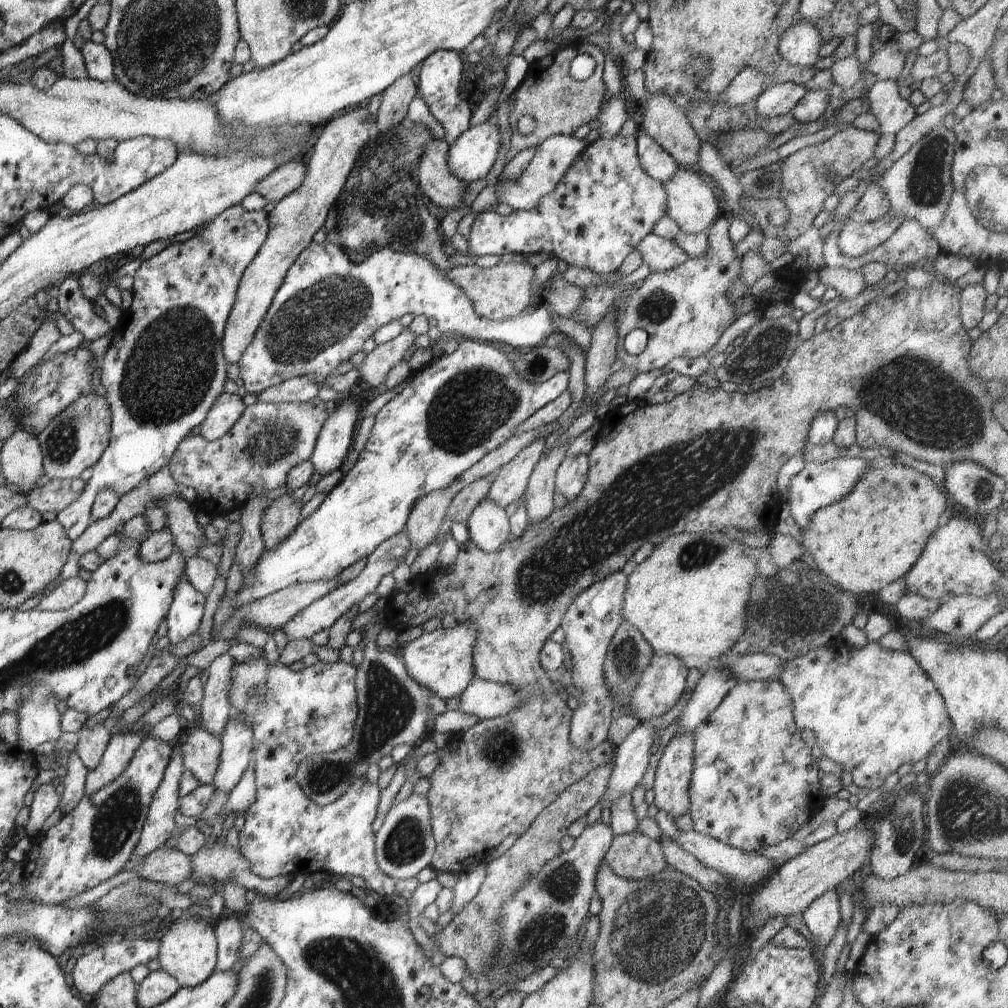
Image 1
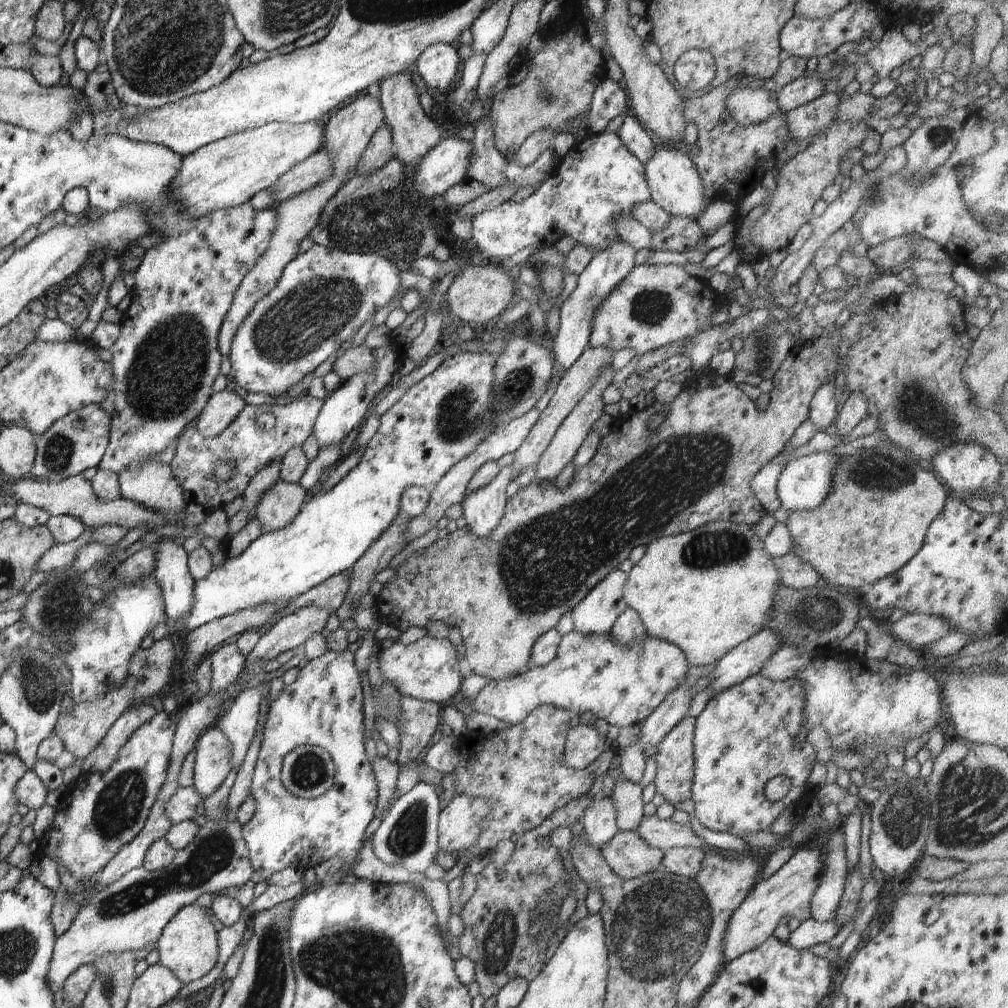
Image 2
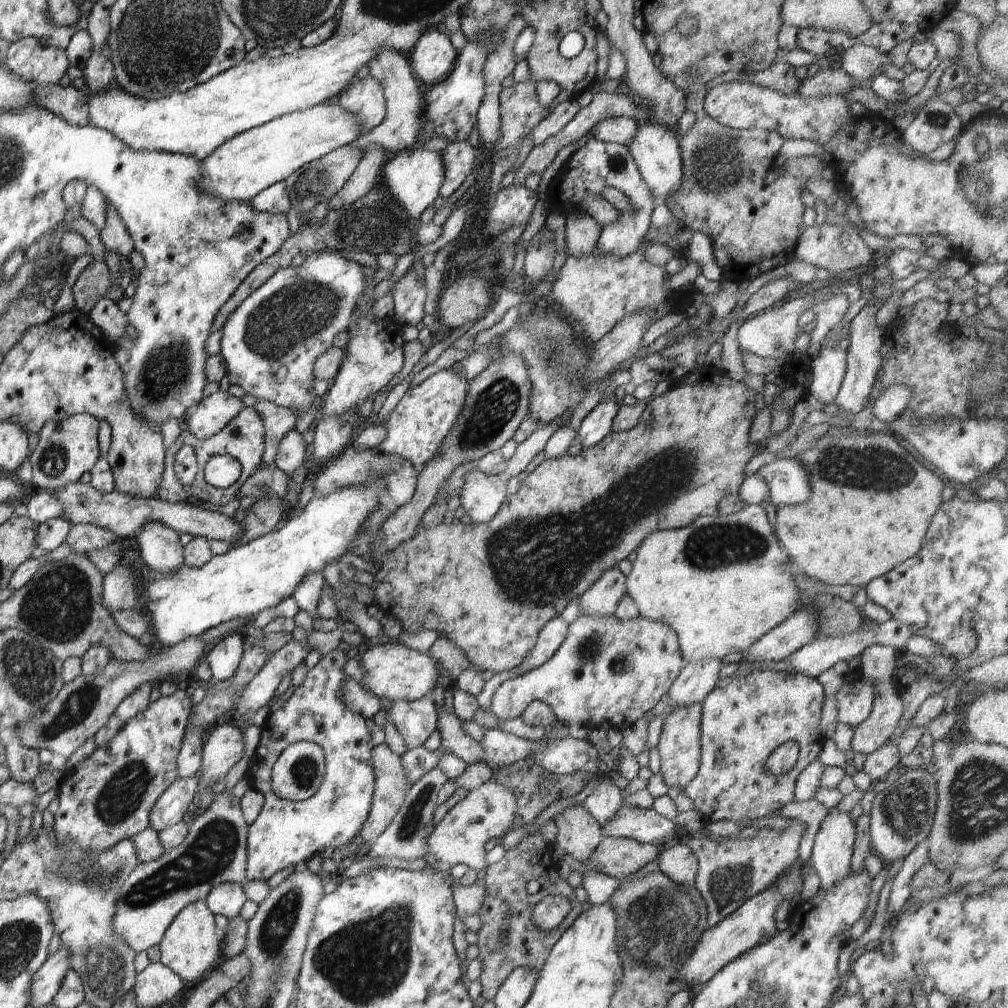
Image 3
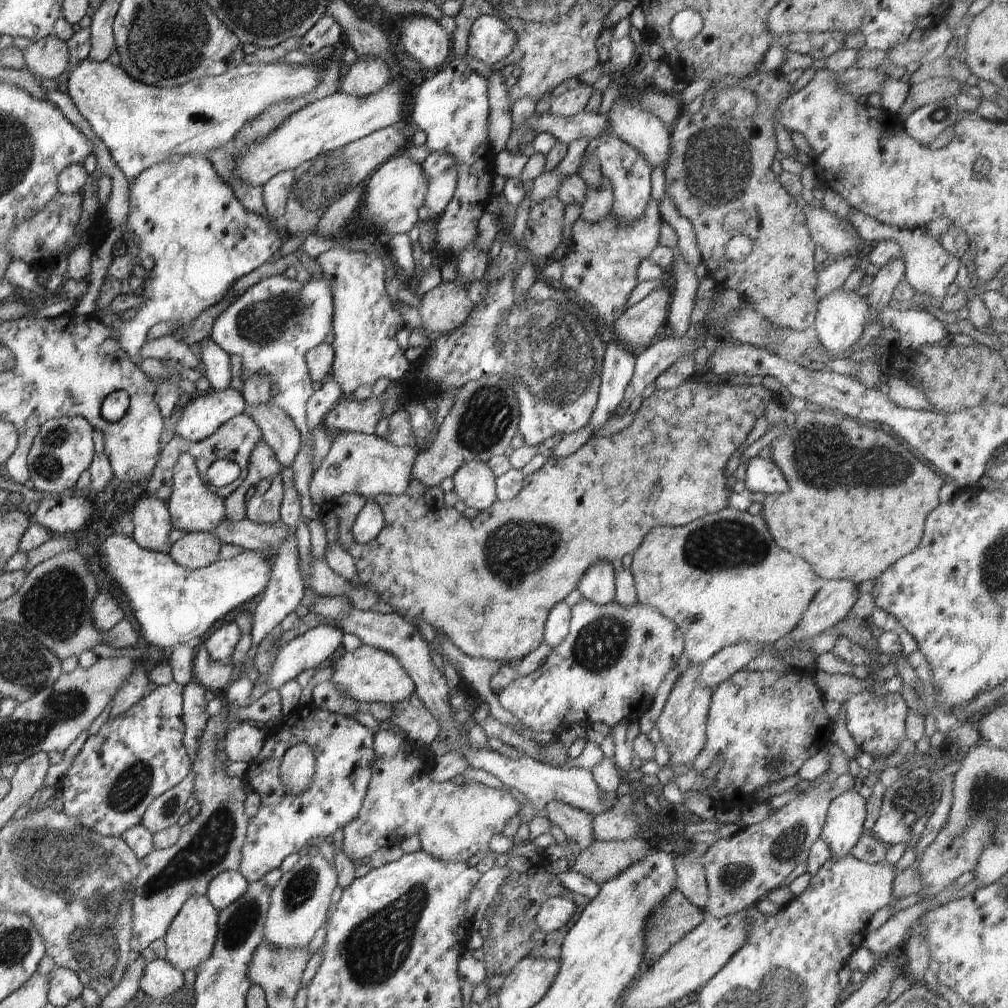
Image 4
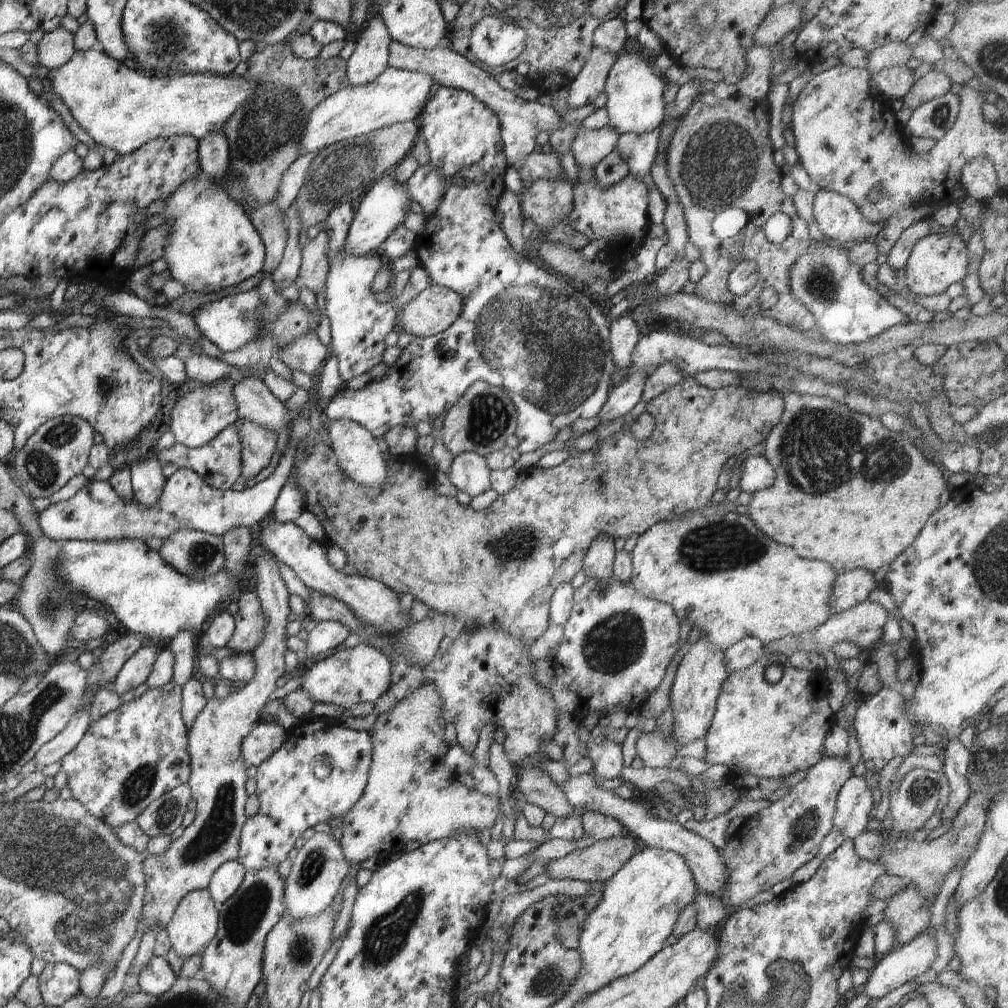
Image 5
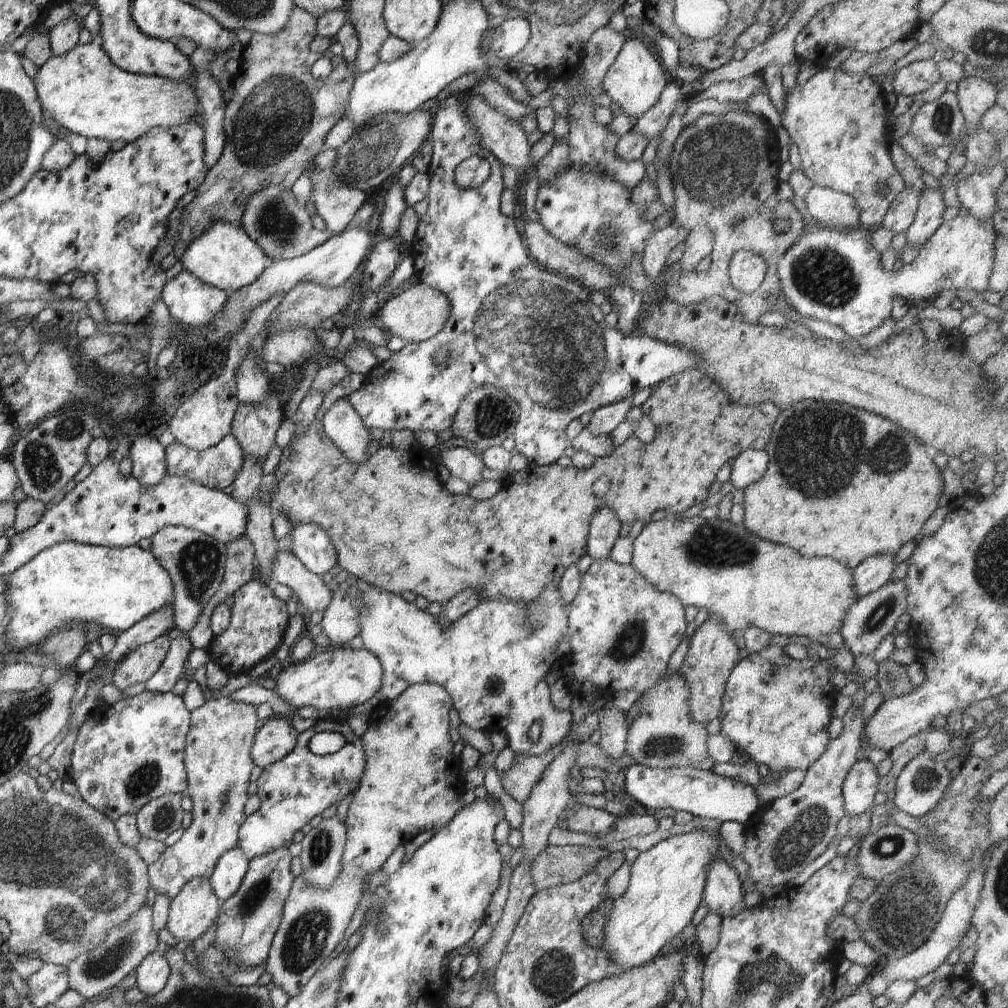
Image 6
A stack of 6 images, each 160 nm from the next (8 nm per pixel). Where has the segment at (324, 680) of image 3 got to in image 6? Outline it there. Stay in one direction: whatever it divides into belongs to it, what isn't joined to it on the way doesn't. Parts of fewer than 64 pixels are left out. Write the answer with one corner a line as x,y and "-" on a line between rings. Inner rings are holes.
335,714
323,715
310,729
299,733
294,750
278,762
265,766
257,780
258,792
255,795
261,800
260,808
245,817
238,831
238,846
246,858
250,860
290,846
295,832
302,830
331,804
342,802
348,792
356,790
356,782
359,783
364,774
365,764
363,740
352,731
346,719
-
326,731
342,734
345,745
332,754
314,754
309,749
310,739
314,734

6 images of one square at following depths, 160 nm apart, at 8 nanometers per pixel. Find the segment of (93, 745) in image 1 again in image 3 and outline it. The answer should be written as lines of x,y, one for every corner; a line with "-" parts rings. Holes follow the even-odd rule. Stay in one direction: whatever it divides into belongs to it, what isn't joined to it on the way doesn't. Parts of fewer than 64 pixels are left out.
200,634
186,638
166,652
151,654
144,662
122,662
112,659
104,668
104,672
98,676
76,676
68,684
63,684
60,694
48,703
40,714
34,714
34,718
28,718
22,724
18,724
18,738
28,748
38,752
47,749
67,760
86,740
95,737
98,730
103,728
116,712
120,702
128,698
134,690
153,681
159,683
168,675
182,678
194,669
200,658
204,657
204,648
208,644
203,636
204,634

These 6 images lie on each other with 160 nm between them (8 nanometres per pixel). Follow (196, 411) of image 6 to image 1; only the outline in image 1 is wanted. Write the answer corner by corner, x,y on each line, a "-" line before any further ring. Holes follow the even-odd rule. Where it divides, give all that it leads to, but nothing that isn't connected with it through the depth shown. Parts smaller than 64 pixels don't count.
223,393
214,402
197,432
208,441
223,438
232,430
232,426
240,420
245,408
243,400
238,395

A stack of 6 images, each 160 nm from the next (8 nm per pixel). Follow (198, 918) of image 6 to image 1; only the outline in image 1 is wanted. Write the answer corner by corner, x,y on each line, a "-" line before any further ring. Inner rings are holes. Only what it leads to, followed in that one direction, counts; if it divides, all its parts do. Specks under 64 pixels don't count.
180,916
173,919
160,936
160,952
157,960
161,970
176,978
178,985
194,988
203,984
215,972
217,964
217,939
215,928
206,920
196,917

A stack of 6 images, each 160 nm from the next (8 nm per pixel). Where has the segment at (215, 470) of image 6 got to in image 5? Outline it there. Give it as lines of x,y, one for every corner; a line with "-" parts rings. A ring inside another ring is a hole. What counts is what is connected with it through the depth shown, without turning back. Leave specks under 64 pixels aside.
234,425
224,427
208,444
191,449
180,443
174,443
168,449
156,450
156,457
166,478
170,478
178,469
192,469
214,490
227,491
241,475
242,443
239,431

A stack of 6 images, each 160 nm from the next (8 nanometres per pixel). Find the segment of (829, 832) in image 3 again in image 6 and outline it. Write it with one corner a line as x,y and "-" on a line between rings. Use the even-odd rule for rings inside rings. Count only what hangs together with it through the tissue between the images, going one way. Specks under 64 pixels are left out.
860,757
843,782
843,799
846,815
859,815
873,806
880,776
876,765

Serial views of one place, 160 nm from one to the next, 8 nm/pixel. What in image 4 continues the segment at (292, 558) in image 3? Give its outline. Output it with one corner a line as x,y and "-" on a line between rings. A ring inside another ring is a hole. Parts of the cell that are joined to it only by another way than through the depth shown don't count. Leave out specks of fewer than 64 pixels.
114,534
108,536
97,550
102,562
102,570
106,567
106,578
116,582
126,596
134,618
140,624
142,644
155,647
158,650
170,651
174,646
190,644
191,640
204,636
220,618
226,618
246,602
251,602
256,596
266,592
270,576
272,576
273,558
269,552
244,549
242,554
230,559
218,559
217,562
200,569
188,569
176,564
167,553
144,550
136,544
133,536

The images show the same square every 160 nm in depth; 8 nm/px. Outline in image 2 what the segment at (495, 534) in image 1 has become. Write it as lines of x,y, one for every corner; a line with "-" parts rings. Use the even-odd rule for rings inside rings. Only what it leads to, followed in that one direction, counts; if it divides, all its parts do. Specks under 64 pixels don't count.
512,465
502,467
496,478
476,490
470,492
461,503
467,528
476,538
488,538
502,522
507,504
506,490
516,476

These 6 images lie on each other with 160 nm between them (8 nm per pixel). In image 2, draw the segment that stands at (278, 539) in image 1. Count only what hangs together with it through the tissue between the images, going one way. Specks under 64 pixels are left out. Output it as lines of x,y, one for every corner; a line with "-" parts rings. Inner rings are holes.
278,480
256,504
256,519
263,534
270,534
295,522
301,506
306,503
306,494
299,483

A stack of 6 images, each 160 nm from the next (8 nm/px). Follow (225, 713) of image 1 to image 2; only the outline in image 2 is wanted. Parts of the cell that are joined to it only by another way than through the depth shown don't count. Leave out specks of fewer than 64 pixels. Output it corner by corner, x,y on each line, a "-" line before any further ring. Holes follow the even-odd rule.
234,640
214,650
209,660
212,674
210,694
228,690
238,682
244,672
245,656
241,654

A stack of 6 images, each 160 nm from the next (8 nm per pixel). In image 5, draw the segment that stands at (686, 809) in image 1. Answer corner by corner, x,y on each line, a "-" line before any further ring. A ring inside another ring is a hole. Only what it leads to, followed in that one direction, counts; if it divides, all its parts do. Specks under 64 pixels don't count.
704,637
691,644
677,668
670,695
674,716
673,736
678,744
694,742
708,732
722,683
728,675
724,651
714,650
713,644

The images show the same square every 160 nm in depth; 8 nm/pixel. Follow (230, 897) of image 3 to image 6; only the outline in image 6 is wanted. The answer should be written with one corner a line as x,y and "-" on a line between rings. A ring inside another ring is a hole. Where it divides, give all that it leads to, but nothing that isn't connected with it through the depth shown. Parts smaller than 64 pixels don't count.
239,846
220,856
209,883
222,902
228,900
240,888
248,867
249,860

